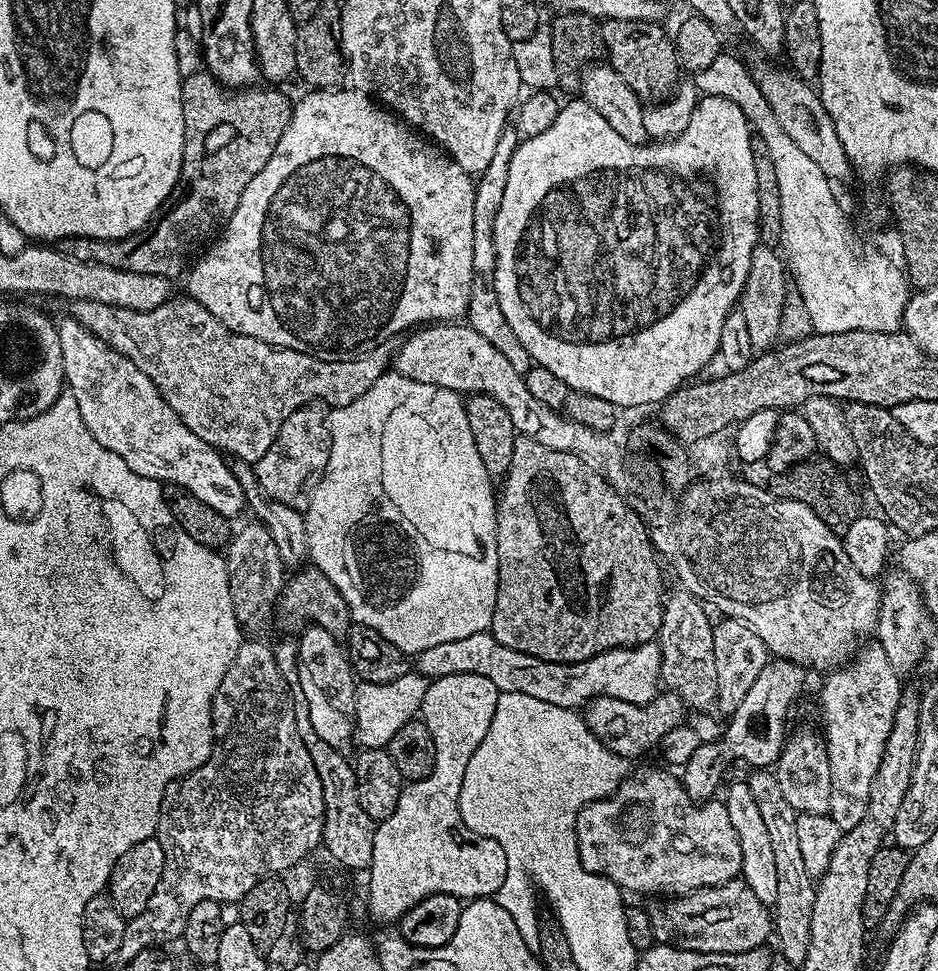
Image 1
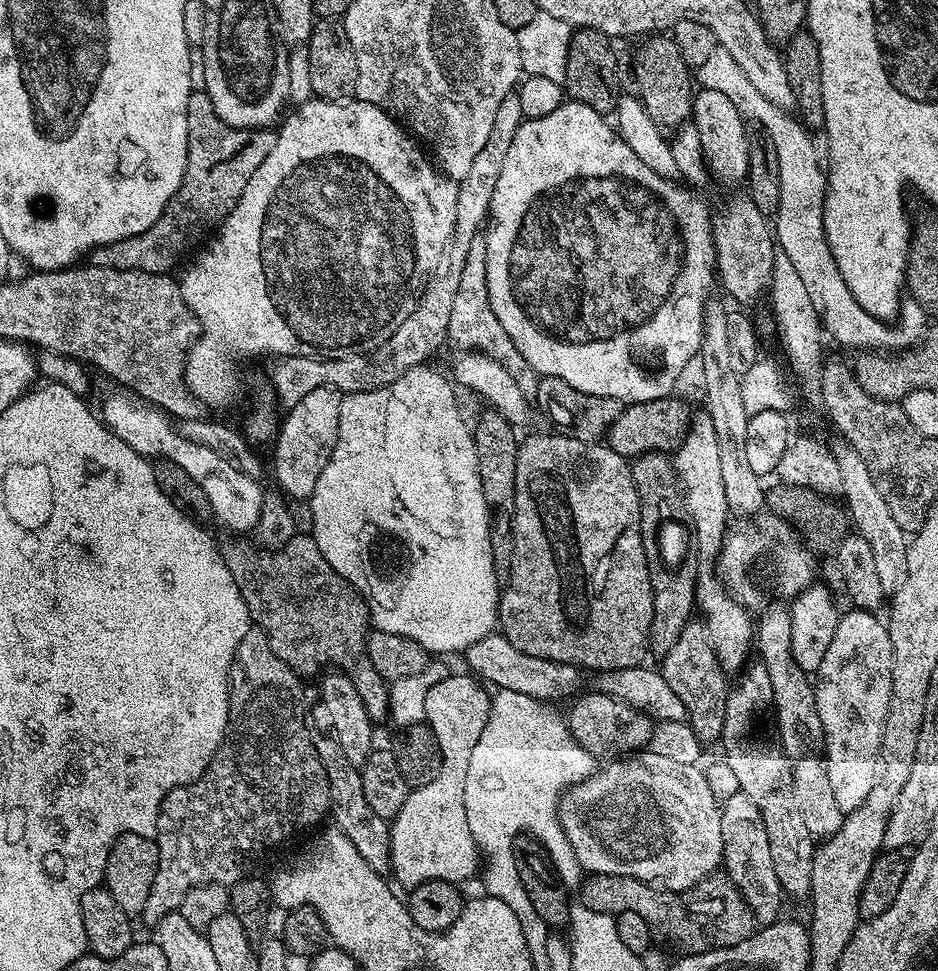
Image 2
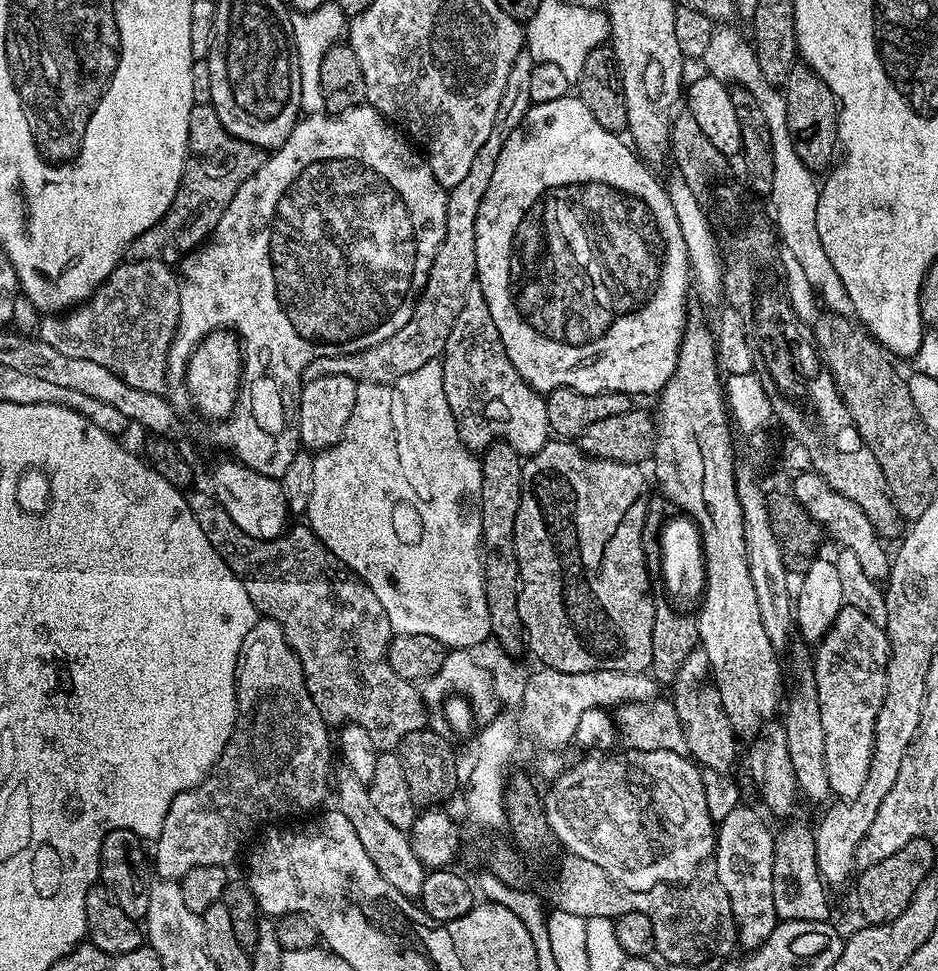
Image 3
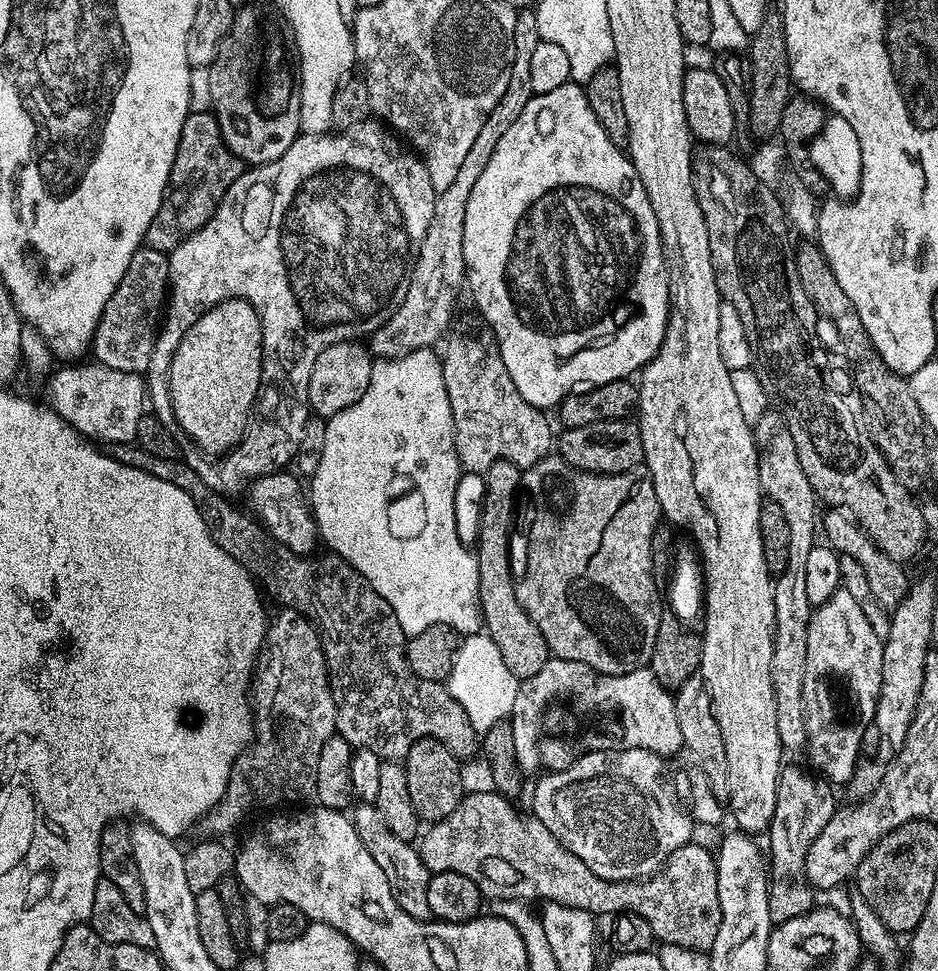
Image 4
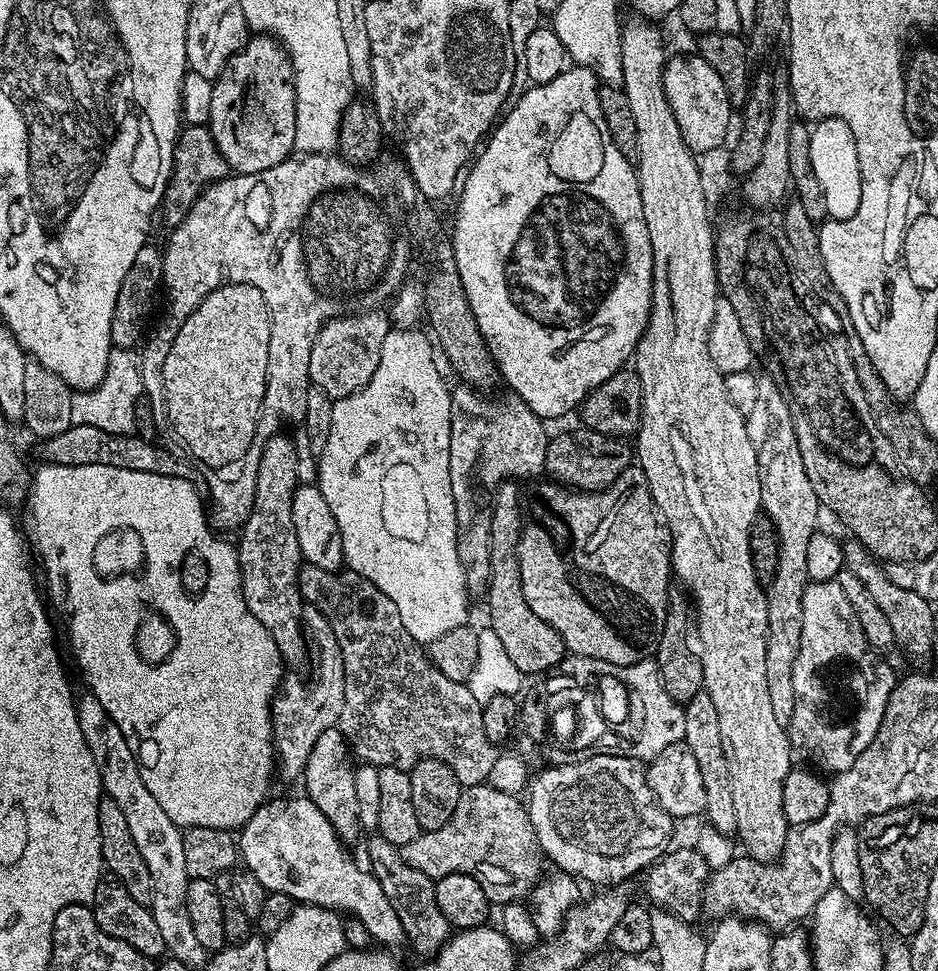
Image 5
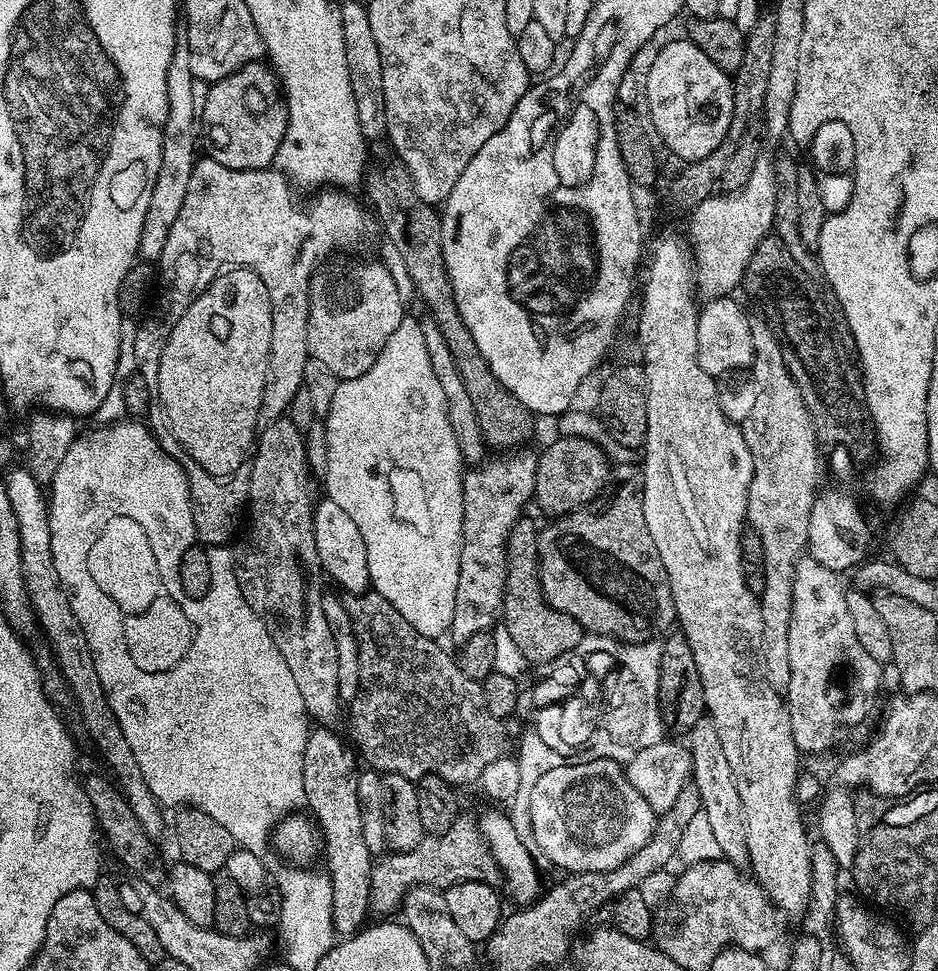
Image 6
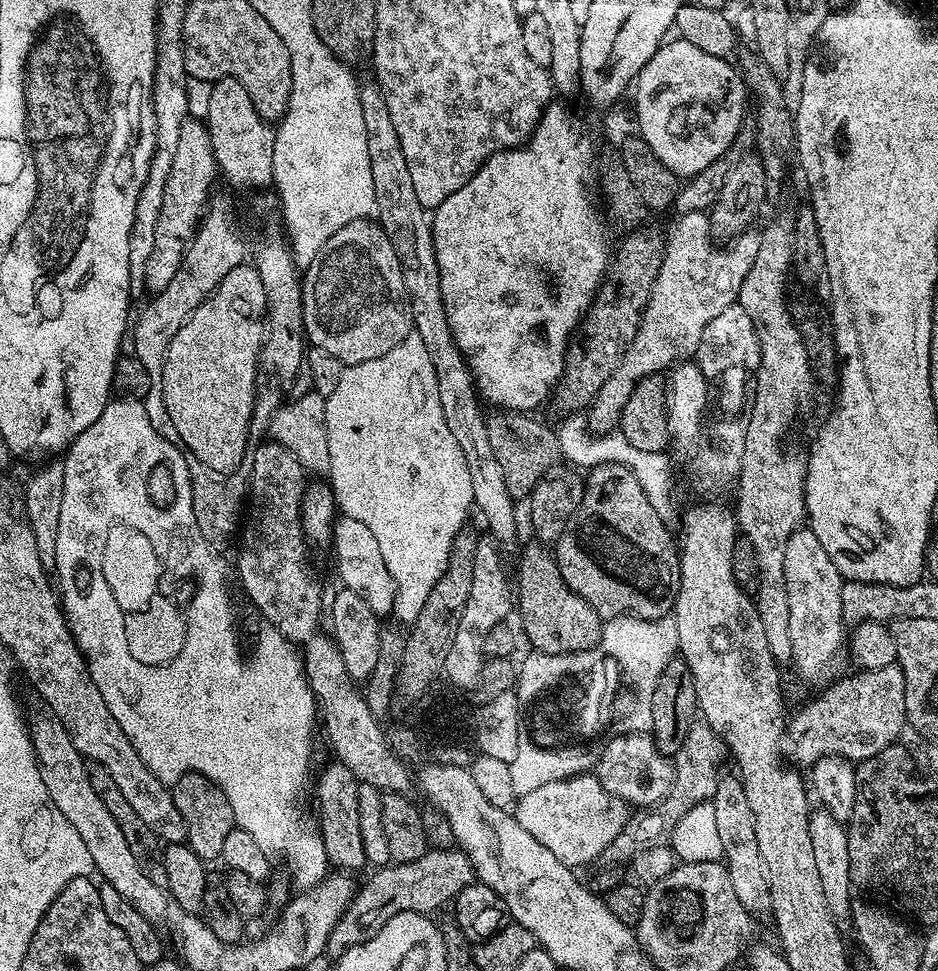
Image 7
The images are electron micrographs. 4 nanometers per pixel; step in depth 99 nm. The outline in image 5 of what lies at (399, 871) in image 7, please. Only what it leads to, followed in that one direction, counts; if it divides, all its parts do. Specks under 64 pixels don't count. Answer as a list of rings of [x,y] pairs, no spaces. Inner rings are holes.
[[[487,782],[461,791],[458,806],[446,826],[429,832],[421,831],[414,842],[406,842],[400,848],[400,857],[414,866],[414,870],[422,870],[422,874],[426,874],[434,882],[446,874],[470,874],[476,879],[478,886],[482,886],[486,898],[496,906],[510,904],[529,895],[530,889],[538,880],[536,856],[538,857],[538,845],[525,801],[520,796],[502,794],[502,790],[494,790]]]

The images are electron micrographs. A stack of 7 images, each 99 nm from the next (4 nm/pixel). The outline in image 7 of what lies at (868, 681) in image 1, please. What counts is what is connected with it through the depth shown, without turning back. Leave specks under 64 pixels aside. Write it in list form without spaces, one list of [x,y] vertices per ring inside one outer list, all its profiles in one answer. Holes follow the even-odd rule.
[[[801,526],[793,530],[784,547],[784,577],[786,578],[786,594],[790,598],[790,646],[792,660],[796,668],[808,680],[820,680],[836,664],[840,651],[846,648],[846,621],[842,614],[842,586],[844,577],[840,575],[838,566],[830,562],[830,554],[818,542],[818,534],[814,534],[811,526]]]

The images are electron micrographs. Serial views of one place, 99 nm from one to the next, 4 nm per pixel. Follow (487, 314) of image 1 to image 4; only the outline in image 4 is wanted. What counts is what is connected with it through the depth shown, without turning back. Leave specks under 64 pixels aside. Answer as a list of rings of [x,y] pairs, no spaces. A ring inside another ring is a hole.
[[[471,315],[455,321],[447,337],[448,345],[442,351],[446,398],[450,398],[454,446],[460,467],[473,468],[480,474],[496,460],[509,460],[521,470],[529,468],[553,451],[554,432],[552,436],[552,428],[544,417],[547,415],[518,394],[510,370],[502,362],[491,326],[479,315]]]

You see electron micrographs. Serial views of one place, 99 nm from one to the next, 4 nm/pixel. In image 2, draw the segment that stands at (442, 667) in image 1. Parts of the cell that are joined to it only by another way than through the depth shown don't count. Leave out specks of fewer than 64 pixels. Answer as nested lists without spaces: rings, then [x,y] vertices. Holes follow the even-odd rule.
[[[493,634],[474,642],[463,653],[462,659],[468,663],[467,671],[493,689],[518,691],[543,702],[554,702],[568,696],[580,684],[581,669],[569,664],[550,662],[546,658],[534,658],[534,654],[522,654],[518,646],[510,646],[503,634]]]

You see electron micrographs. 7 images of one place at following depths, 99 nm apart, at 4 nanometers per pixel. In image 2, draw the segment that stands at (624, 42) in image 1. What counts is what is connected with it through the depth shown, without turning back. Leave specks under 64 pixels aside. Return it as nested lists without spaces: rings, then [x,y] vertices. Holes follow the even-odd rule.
[[[652,34],[641,39],[636,48],[636,88],[638,98],[644,103],[646,114],[662,130],[678,130],[689,123],[694,112],[694,72],[682,62],[678,46],[671,35]]]

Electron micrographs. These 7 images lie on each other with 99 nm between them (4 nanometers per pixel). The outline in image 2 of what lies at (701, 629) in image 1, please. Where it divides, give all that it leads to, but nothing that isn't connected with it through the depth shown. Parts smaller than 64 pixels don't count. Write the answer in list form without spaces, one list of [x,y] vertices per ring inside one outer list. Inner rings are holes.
[[[703,619],[689,620],[682,634],[678,634],[678,640],[674,642],[674,646],[670,646],[670,650],[662,657],[662,664],[664,664],[662,673],[666,683],[675,694],[678,694],[679,701],[686,706],[688,716],[686,723],[694,730],[701,745],[708,746],[715,740],[717,743],[724,734],[730,680],[718,662]]]

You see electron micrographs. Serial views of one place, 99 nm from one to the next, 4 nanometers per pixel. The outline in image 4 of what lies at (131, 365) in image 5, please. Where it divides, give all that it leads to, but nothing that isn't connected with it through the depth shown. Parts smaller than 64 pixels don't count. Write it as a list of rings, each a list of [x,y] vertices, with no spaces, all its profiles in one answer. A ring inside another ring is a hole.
[[[79,364],[62,366],[64,368],[58,368],[47,379],[49,405],[85,439],[100,444],[106,442],[108,446],[133,443],[138,422],[146,408],[146,384],[143,377],[139,373],[111,370],[104,364],[89,364],[84,368]]]

